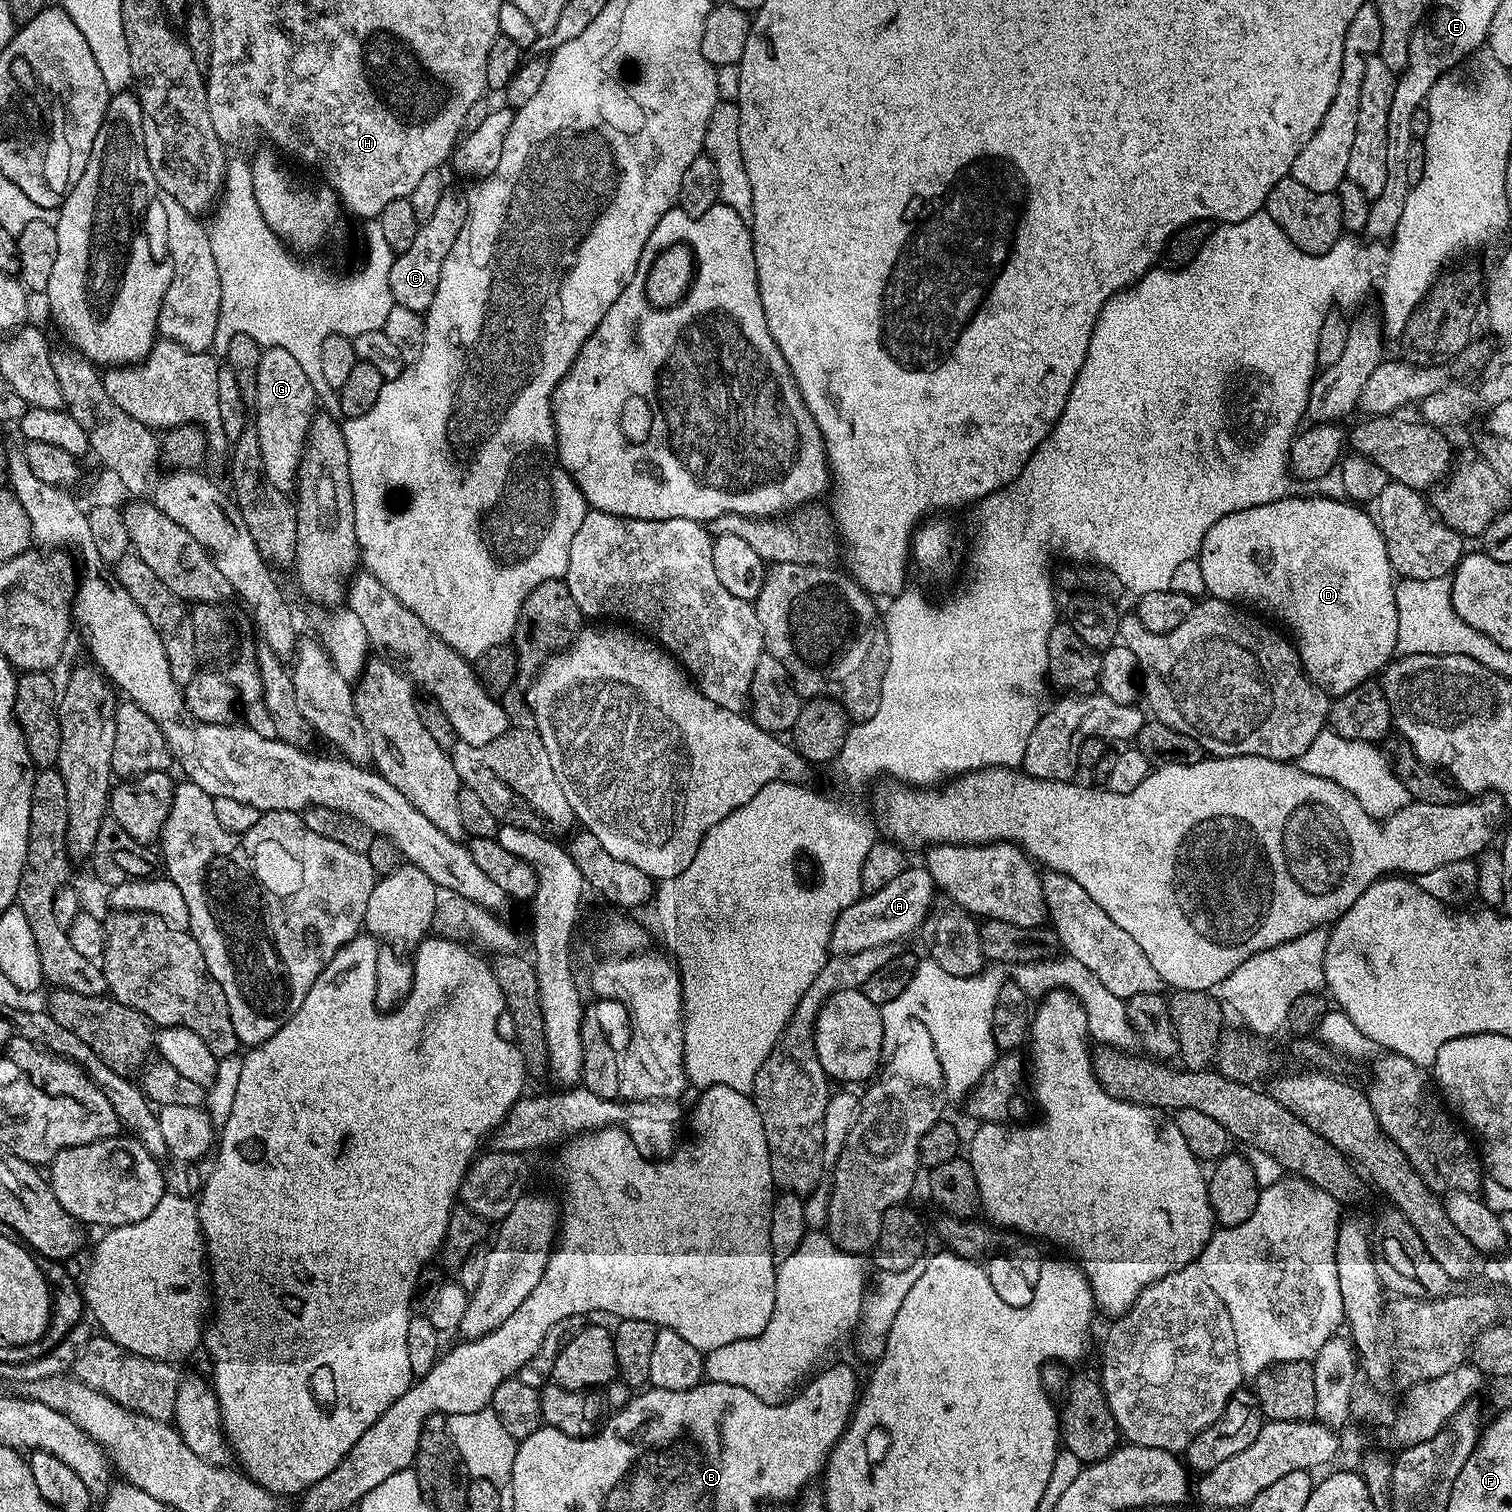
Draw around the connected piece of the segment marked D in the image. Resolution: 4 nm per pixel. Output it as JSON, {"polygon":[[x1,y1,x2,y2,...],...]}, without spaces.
{"polygon":[[1286,494,1281,500,1265,500,1262,506,1254,506,1246,510,1238,510,1234,514,1226,514,1208,532,1203,533,1200,542,1199,562,1202,566,1202,579,1206,581,1206,593,1209,597,1235,602,1240,606,1248,604,1261,604,1269,608,1276,616,1281,616,1288,623,1287,631,1294,641,1294,647,1300,654,1300,661,1304,672,1317,686,1329,697,1339,698,1350,690,1360,688,1363,684,1373,679,1372,675,1383,673,1390,661,1397,655,1396,643,1398,642,1398,610,1395,608,1394,573,1392,563,1388,557,1388,547,1384,536,1380,532,1380,525,1371,515,1363,512,1363,507,1349,502,1344,498,1333,498,1328,494,1315,494,1307,500,1304,496]]}

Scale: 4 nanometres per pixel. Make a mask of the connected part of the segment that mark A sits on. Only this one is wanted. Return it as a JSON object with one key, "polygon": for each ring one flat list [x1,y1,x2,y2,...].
{"polygon":[[909,866,902,874,898,874,898,878,894,878,894,882,882,886,882,890,861,895,860,899,846,906,846,910,842,910,834,922,828,947,835,955,849,956,874,946,896,944,903,936,911,932,913,935,919,929,937,895,936,883,927,867]]}

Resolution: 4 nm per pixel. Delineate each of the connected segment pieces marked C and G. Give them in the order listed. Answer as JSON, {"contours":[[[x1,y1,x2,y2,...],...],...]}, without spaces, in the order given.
{"contours":[[[445,190,438,201,431,218,422,221,418,234,414,234,414,243,410,250,399,253,390,266,390,294,395,303,406,306,406,310,424,314,434,302,434,294,438,294,438,278,442,276,442,262,446,262,446,254,450,254,450,246,454,246,454,238,462,234,462,226,466,226,468,217,467,195]],[[266,348,261,351,254,423,258,432,258,445,261,446,264,477,283,492,291,493,295,489,300,459,304,457,304,445,308,443,308,428,318,412,316,399,318,393,293,356,281,348]]]}

